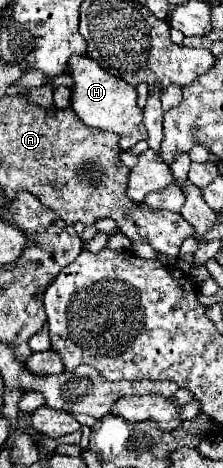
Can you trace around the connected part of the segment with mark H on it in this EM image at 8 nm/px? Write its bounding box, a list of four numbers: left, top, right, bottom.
[68,54,146,150]

